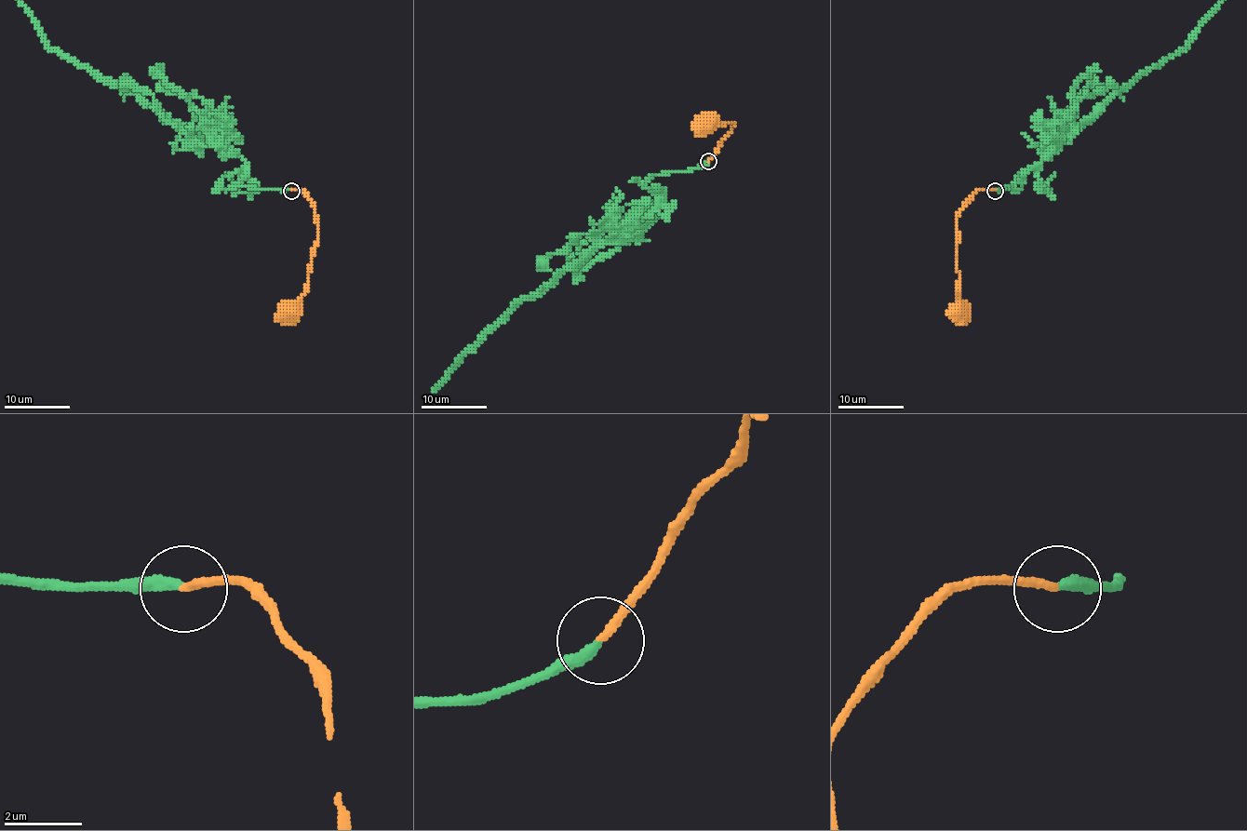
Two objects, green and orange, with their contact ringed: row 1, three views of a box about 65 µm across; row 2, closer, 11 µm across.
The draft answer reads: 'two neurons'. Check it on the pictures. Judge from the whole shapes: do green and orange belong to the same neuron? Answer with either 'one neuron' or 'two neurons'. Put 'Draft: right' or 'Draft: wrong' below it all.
one neuron
Draft: wrong

